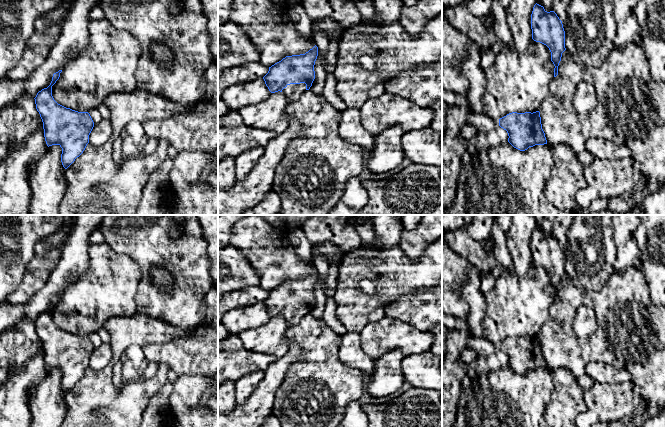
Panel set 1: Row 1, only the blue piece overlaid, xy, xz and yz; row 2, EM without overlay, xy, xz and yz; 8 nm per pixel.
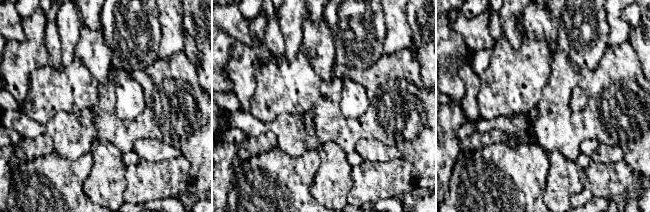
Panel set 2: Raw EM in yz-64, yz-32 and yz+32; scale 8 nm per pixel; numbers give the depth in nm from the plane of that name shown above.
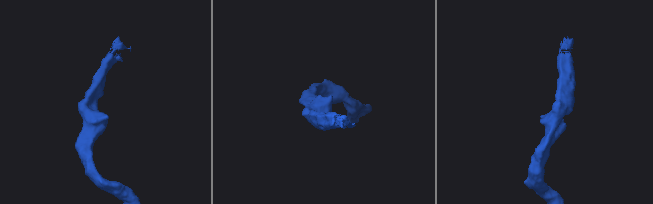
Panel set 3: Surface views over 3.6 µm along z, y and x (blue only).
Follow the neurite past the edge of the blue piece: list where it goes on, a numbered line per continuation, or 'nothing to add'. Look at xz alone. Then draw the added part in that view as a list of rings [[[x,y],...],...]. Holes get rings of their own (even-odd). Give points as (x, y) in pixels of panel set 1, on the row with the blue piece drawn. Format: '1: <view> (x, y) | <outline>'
1: xz (293, 92) | [[[290,84],[282,90],[289,102],[298,101],[303,93],[306,91],[306,84]]]

